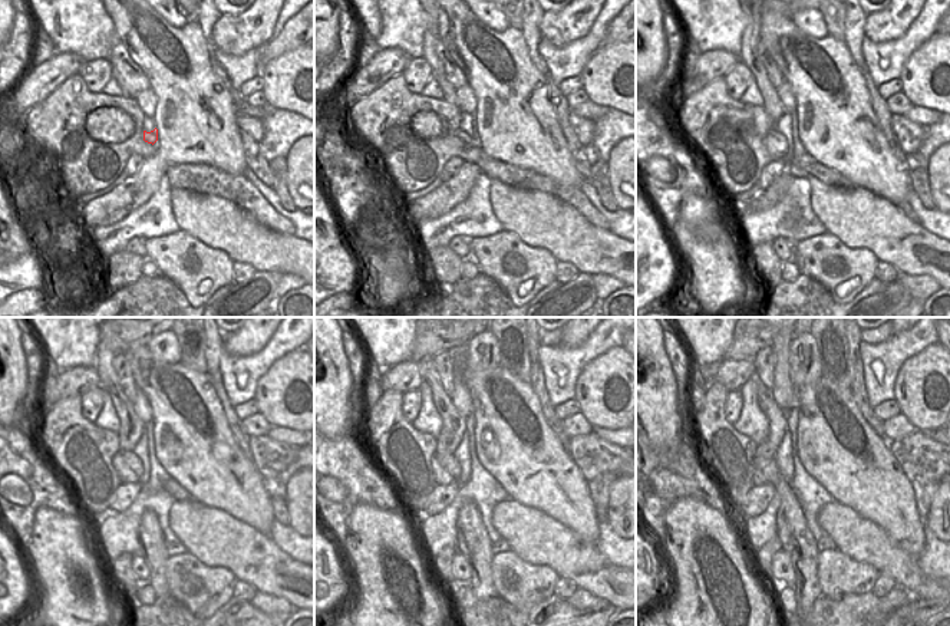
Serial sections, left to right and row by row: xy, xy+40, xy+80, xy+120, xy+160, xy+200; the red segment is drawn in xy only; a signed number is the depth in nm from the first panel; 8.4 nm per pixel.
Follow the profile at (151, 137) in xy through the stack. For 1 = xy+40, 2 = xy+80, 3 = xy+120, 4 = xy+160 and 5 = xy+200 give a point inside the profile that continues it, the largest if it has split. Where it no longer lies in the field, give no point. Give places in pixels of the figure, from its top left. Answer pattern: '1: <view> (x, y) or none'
1: xy+40 (464, 137)
2: xy+80 (775, 142)
3: xy+120 (129, 468)
4: xy+160 (447, 468)
5: xy+200 (765, 471)

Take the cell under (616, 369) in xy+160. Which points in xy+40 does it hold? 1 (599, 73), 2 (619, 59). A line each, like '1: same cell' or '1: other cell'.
1: same cell
2: same cell

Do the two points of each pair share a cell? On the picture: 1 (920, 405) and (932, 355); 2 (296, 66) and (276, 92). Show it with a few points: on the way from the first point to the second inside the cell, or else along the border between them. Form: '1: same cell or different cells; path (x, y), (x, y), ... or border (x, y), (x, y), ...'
1: same cell; path (920, 392), (922, 378), (932, 368)
2: same cell; path (296, 72), (281, 86)

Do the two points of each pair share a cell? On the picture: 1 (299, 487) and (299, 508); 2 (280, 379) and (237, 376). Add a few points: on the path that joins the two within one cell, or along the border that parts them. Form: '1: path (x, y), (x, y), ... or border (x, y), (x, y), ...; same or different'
1: path (299, 493), (299, 503); same
2: border (283, 355), (259, 379), (253, 396); different

